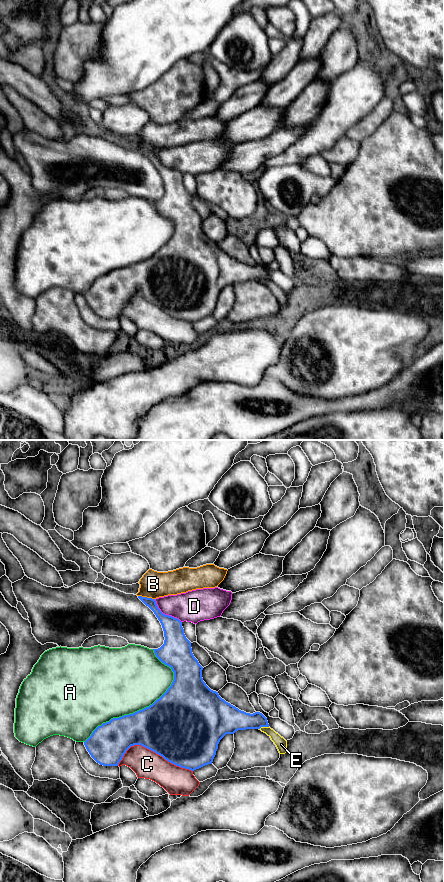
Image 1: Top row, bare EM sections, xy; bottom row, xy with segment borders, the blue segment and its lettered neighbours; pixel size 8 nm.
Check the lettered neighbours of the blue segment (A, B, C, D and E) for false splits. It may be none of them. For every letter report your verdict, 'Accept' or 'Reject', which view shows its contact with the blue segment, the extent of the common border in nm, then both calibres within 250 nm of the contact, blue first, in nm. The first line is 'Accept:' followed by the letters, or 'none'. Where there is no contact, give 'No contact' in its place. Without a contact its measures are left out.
Accept: none
A: Reject. Touches blue in xy. Shared border 950 nm. Thickness 480 nm (blue) against 500 nm
B: Reject. Touches blue in xy. Shared border 140 nm. Thickness 100 nm (blue) against 220 nm
C: Reject. Touches blue in xy. Shared border 600 nm. Thickness 500 nm (blue) against 220 nm
D: Reject. Touches blue in xy. Shared border 300 nm. Thickness 190 nm (blue) against 260 nm
E: Reject. Touches blue in xy. Shared border 80 nm. Thickness 190 nm (blue) against 90 nm

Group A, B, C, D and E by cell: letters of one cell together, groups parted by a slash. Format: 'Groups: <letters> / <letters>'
Groups: A / B D / C / E

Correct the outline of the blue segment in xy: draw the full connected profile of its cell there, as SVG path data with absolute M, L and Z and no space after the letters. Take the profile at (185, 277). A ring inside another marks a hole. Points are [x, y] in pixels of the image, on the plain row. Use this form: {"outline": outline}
{"outline": "M138 148L148 158L160 173L164 183L164 196L153 201L156 209L174 224L174 232L167 243L152 257L133 266L113 270L109 274L98 278L84 297L91 309L103 318L118 318L126 303L134 297L141 297L162 308L168 314L181 320L194 323L205 317L212 316L220 292L226 286L234 286L238 282L260 281L269 279L267 270L260 264L253 266L239 262L222 251L218 244L211 242L202 230L203 219L194 209L191 194L186 190L182 174L169 167L163 166L158 160L155 151Z"}

